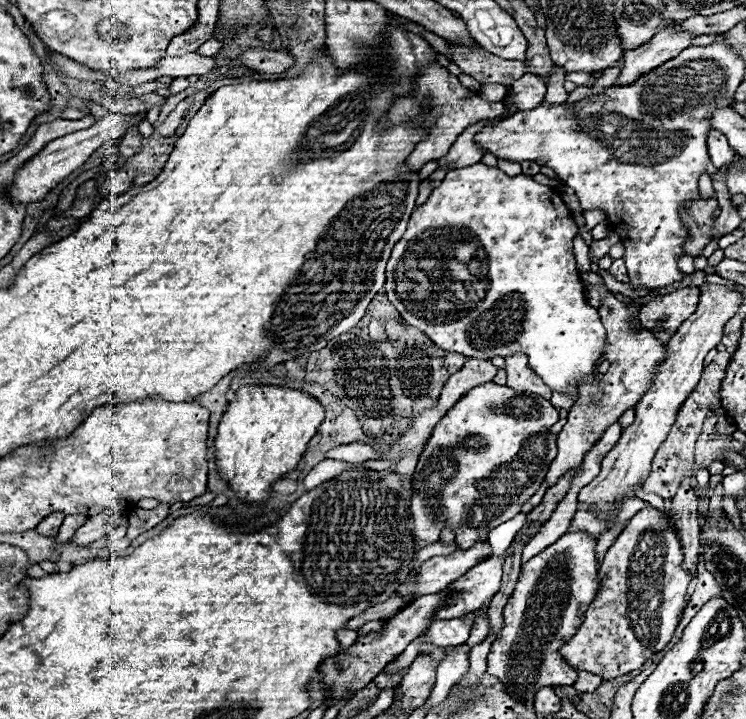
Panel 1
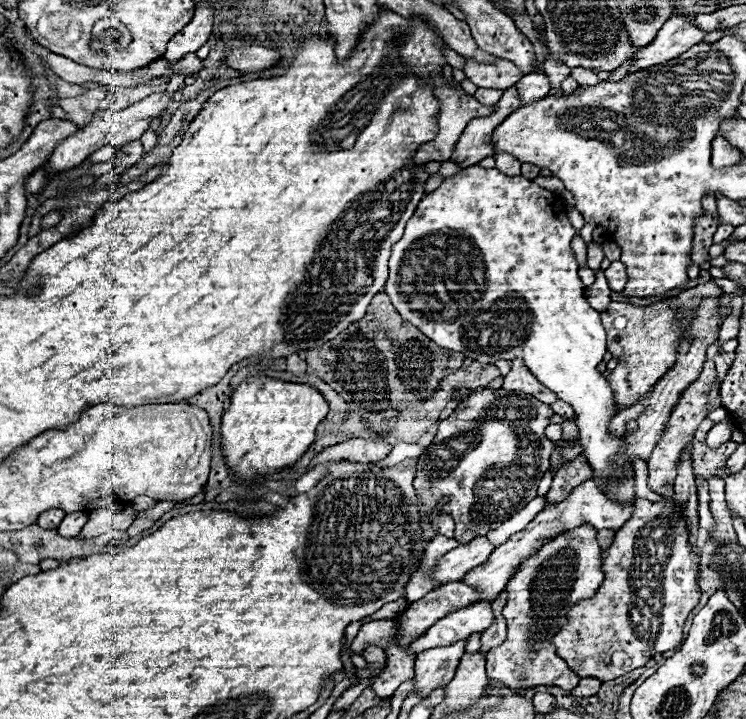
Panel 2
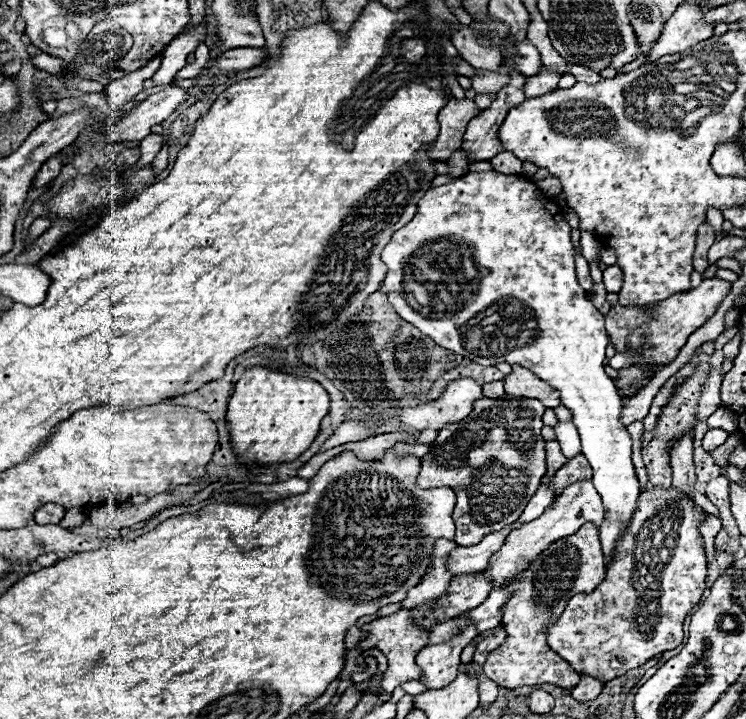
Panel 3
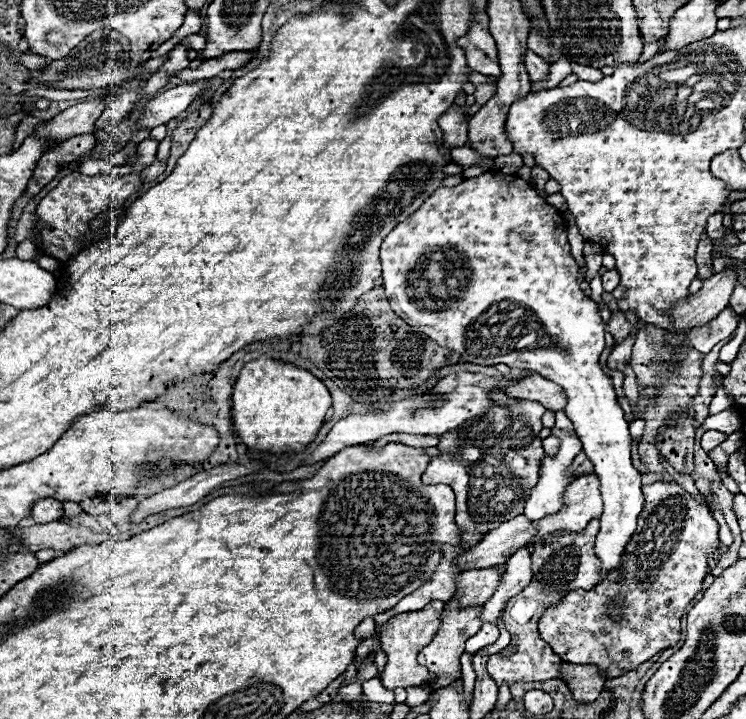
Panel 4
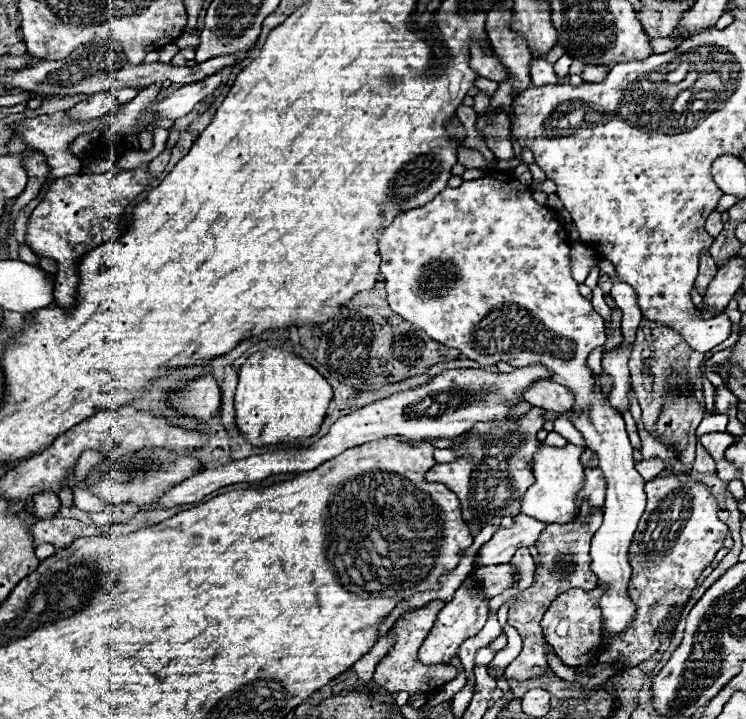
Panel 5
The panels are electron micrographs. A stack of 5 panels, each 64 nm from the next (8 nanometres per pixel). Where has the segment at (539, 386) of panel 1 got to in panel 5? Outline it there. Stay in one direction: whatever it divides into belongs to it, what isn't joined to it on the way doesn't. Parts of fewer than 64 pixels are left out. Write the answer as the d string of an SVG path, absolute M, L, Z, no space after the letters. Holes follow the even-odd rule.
M546 380L534 382L524 392L524 400L530 402L532 406L554 410L554 412L568 412L574 406L574 394L568 388L556 382L546 382Z

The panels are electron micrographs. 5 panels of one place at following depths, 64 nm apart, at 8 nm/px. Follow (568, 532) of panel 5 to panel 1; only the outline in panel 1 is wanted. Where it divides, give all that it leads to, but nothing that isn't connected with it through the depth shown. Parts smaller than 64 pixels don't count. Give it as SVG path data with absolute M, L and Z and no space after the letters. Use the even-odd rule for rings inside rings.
M566 532L546 550L530 558L518 576L514 592L504 608L504 630L502 636L492 644L488 654L488 674L496 676L506 690L512 686L574 686L578 674L570 664L558 654L562 640L570 638L582 622L584 608L594 600L598 590L598 560L596 542L588 532Z

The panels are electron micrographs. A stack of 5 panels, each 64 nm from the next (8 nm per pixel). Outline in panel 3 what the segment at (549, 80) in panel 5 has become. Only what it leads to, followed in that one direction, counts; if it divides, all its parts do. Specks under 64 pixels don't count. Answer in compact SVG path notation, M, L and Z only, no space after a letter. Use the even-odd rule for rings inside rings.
M528 40L516 44L514 52L516 52L516 54L514 54L514 62L516 62L516 66L518 66L518 70L520 70L522 74L526 74L526 76L536 76L536 74L542 72L540 54L538 54L538 50L536 50Z

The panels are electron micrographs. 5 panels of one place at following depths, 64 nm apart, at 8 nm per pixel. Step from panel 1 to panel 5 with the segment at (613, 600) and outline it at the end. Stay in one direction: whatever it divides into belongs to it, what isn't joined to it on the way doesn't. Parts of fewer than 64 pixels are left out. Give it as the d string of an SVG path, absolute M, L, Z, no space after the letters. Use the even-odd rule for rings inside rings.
M668 474L654 478L646 482L644 492L648 500L630 548L630 564L634 570L628 584L628 594L636 602L638 614L634 624L630 624L630 628L620 636L614 636L608 642L608 652L600 656L600 662L612 664L616 668L638 666L656 654L660 644L672 636L676 624L672 624L670 634L664 638L658 636L662 620L672 614L674 606L686 604L690 590L696 588L696 578L712 564L716 552L724 548L724 538L730 536L728 526L718 518L720 506L716 498L706 488L706 484L692 478L690 474ZM597 586L593 590L585 591L580 588L573 588L558 596L550 608L546 610L542 618L542 630L544 638L554 646L554 652L566 666L580 666L588 664L594 650L598 648L602 636L602 614L598 605L600 596L604 590Z

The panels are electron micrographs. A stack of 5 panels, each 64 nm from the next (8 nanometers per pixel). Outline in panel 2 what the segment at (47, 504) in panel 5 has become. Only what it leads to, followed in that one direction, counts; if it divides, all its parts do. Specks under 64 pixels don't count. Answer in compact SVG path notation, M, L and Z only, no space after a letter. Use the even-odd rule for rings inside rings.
M50 508L50 510L42 512L42 516L38 516L38 526L42 526L42 528L58 528L58 524L62 522L64 516L66 516L66 512L62 512L58 508Z

